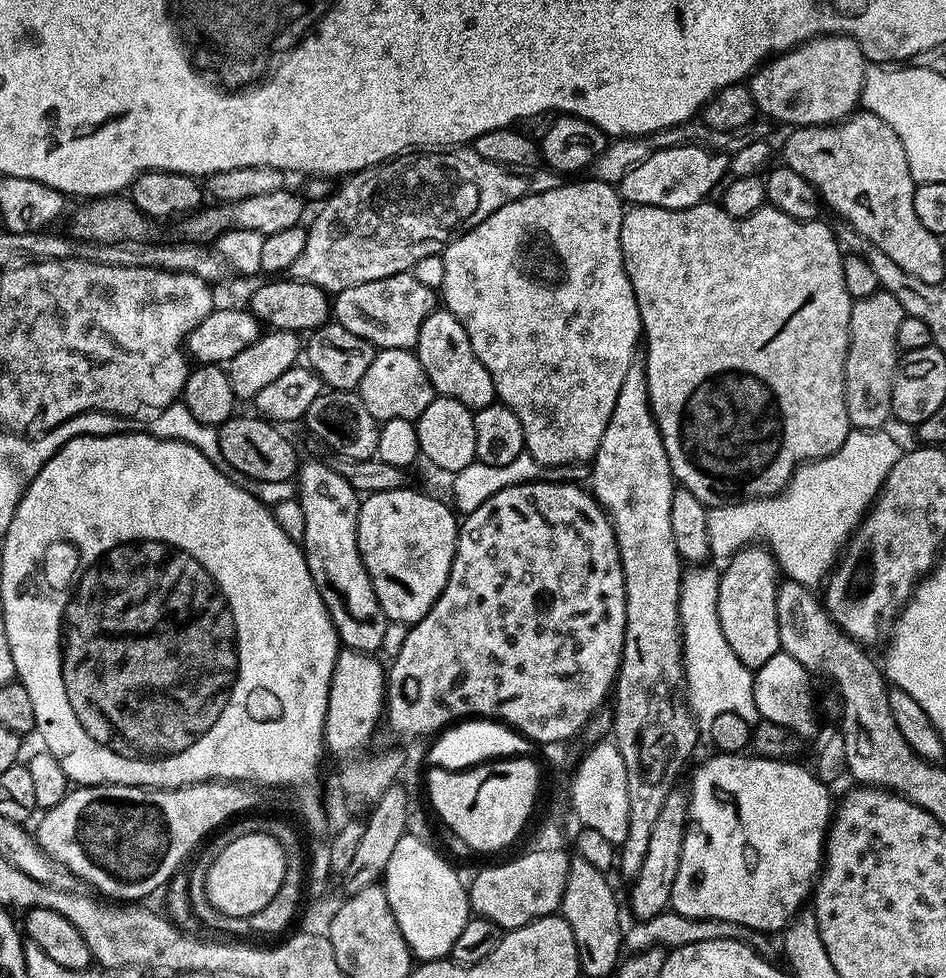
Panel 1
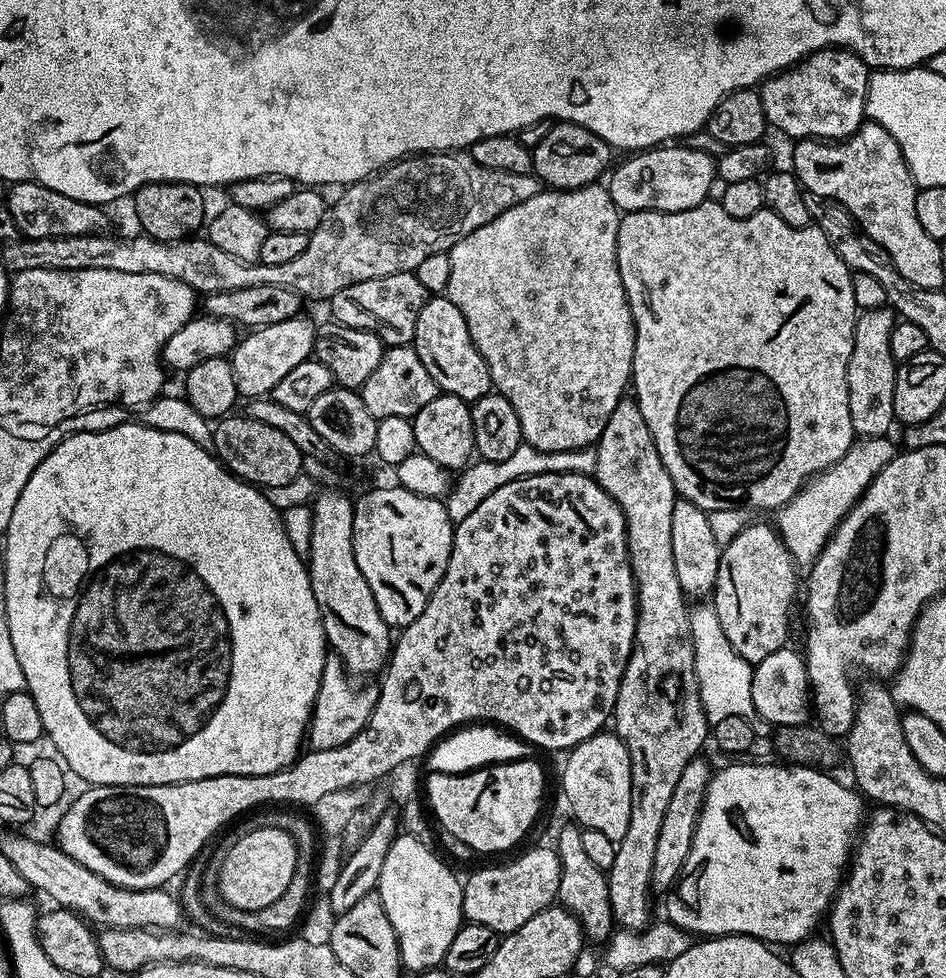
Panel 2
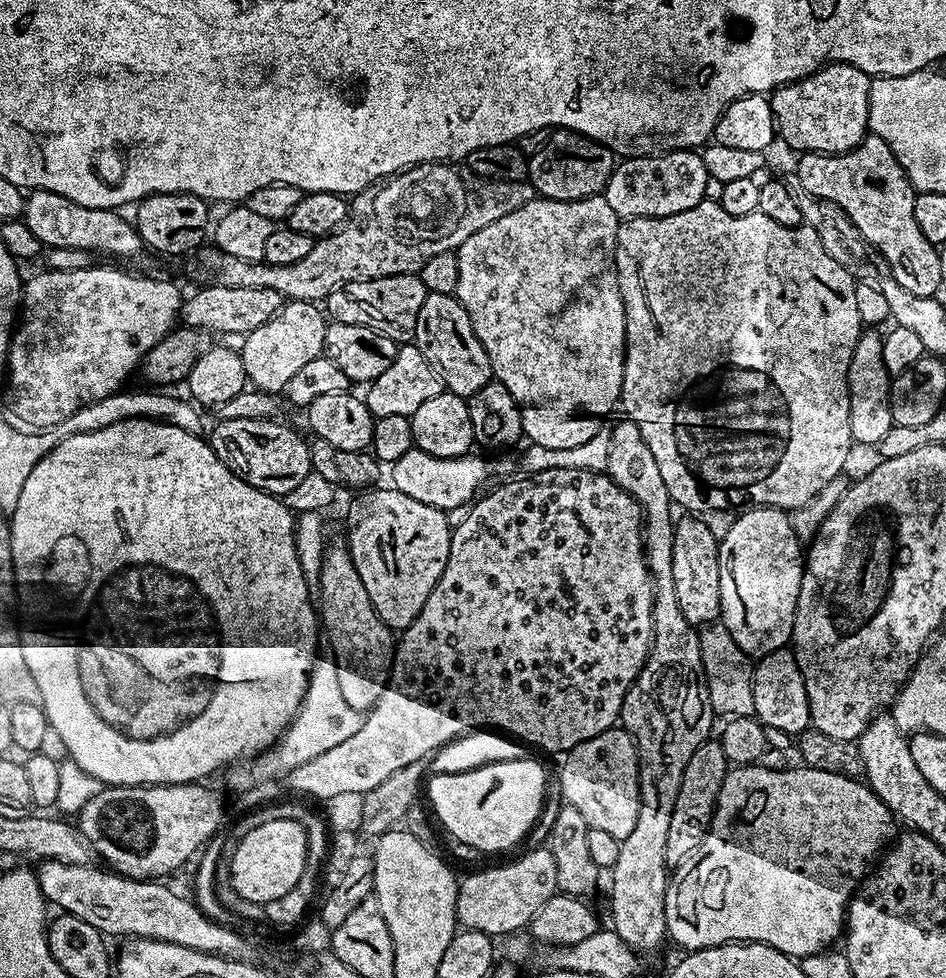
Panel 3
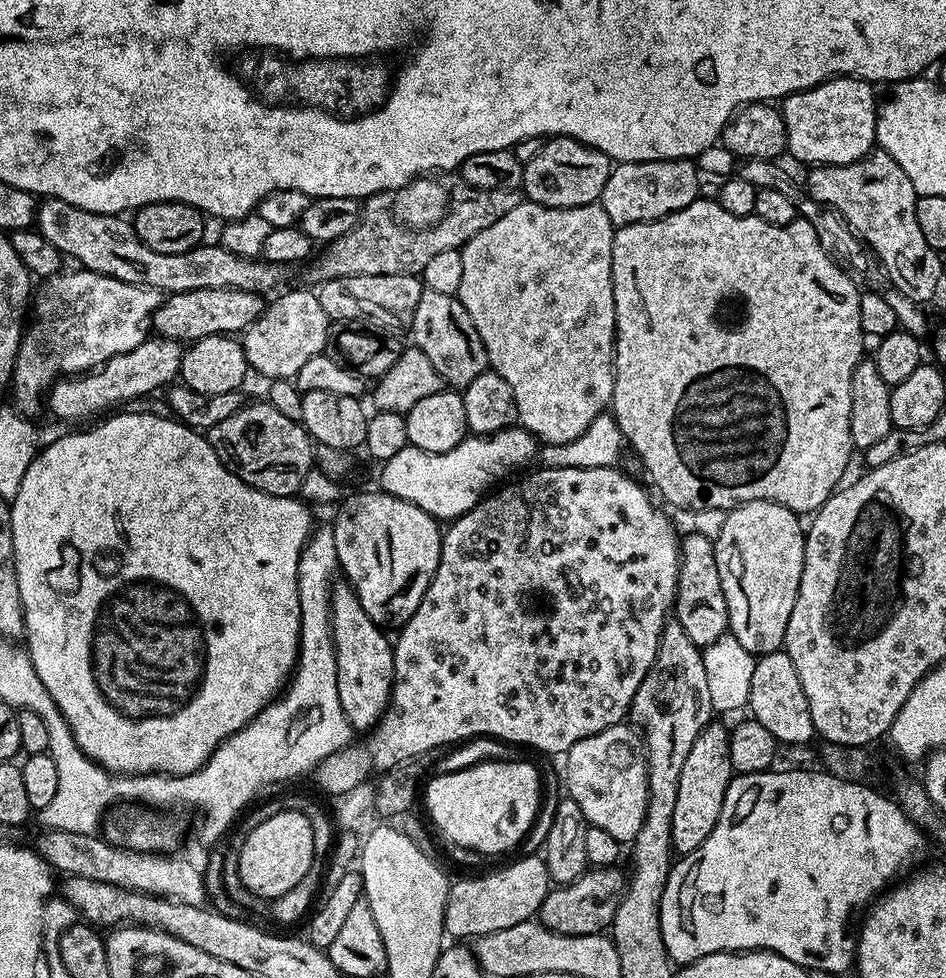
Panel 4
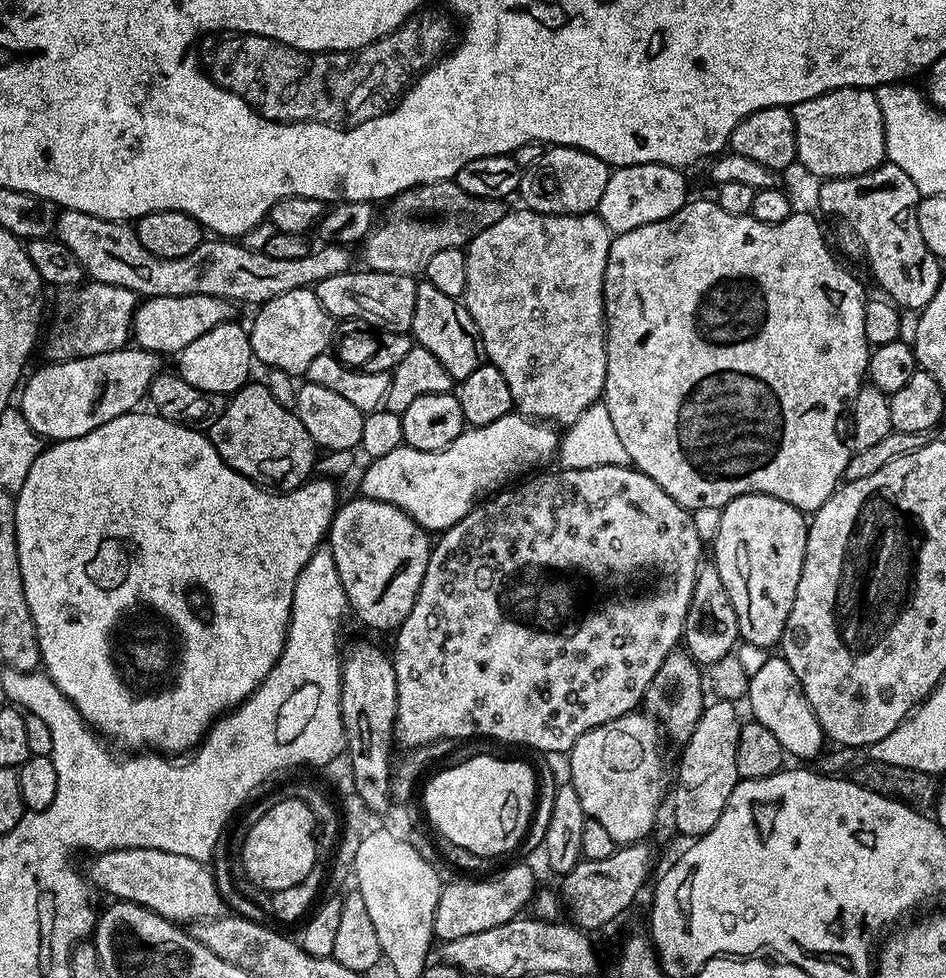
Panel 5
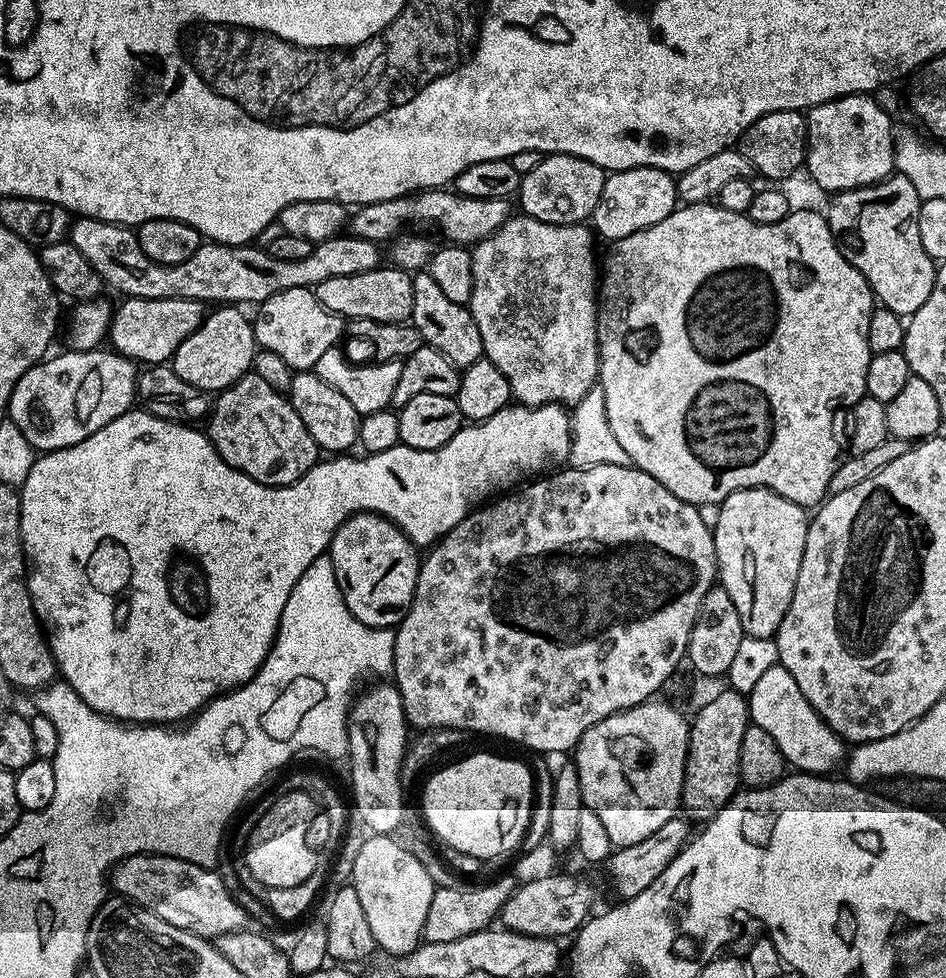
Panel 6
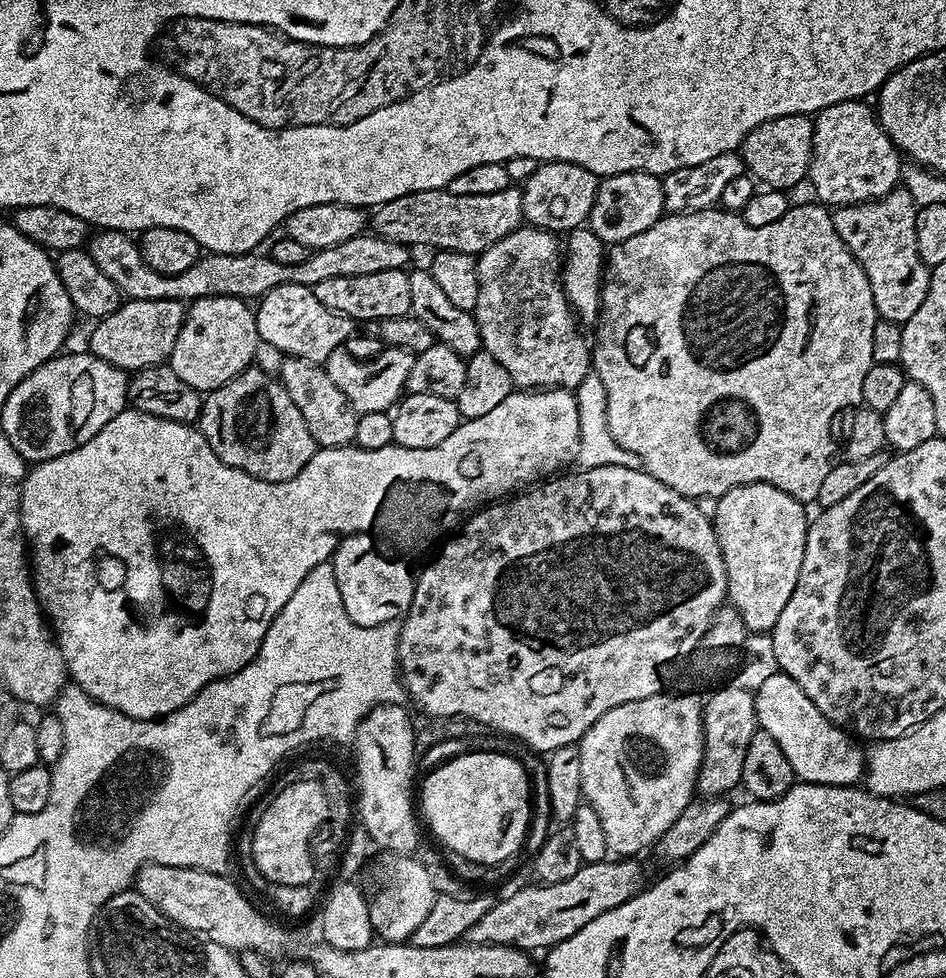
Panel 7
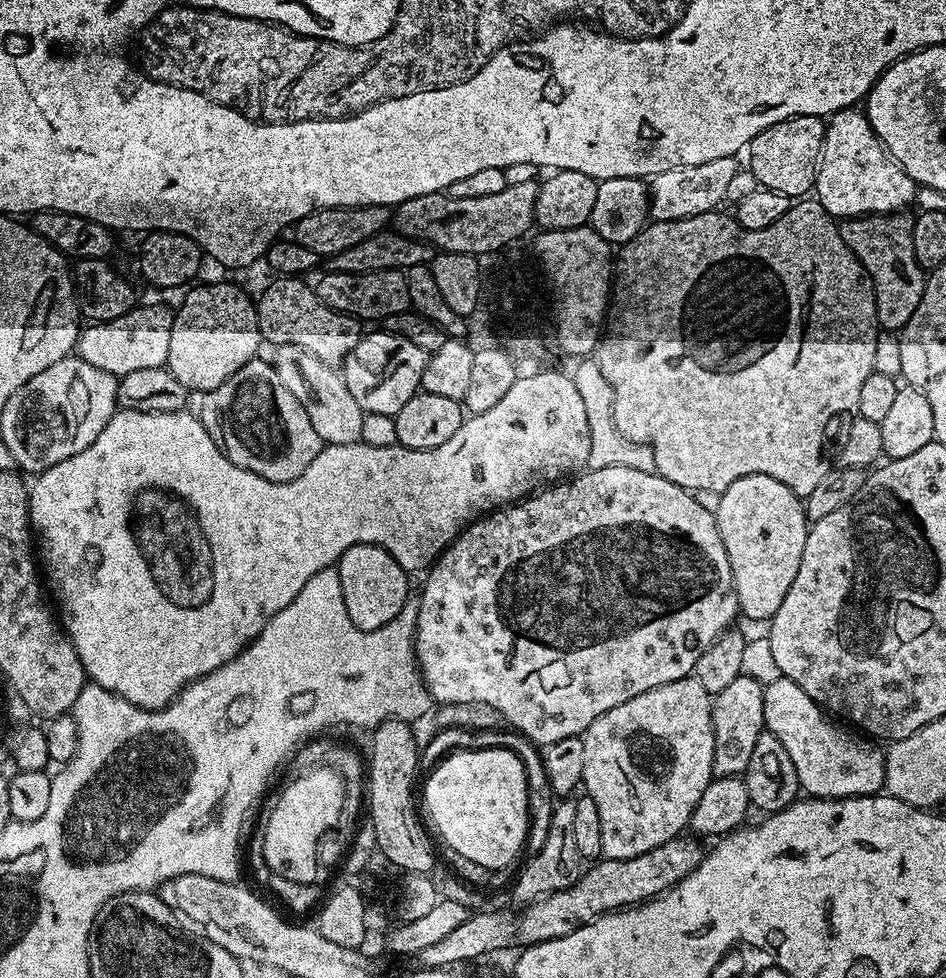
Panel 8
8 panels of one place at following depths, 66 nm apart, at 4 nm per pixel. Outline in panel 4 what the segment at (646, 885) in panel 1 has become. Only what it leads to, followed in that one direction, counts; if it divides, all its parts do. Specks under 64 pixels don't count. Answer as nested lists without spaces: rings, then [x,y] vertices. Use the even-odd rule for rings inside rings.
[[[710,722],[700,731],[686,762],[682,762],[682,774],[678,778],[678,798],[674,798],[672,819],[672,847],[677,853],[687,854],[698,850],[710,838],[714,826],[719,822],[726,798],[728,783],[734,775],[730,762],[729,729]]]

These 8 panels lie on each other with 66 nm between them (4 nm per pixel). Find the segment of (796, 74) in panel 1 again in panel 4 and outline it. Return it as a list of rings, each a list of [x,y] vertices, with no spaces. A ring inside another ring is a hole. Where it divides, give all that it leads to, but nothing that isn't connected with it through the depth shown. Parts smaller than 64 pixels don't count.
[[[835,76],[832,80],[822,82],[813,88],[785,96],[779,105],[780,113],[786,122],[787,155],[801,160],[807,166],[842,166],[853,164],[867,156],[877,147],[876,110],[878,96],[875,96],[873,85],[857,76]]]

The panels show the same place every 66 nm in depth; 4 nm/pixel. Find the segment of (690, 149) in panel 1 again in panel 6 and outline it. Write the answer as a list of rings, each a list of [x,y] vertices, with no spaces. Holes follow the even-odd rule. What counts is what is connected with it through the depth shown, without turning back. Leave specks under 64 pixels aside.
[[[631,168],[621,172],[608,172],[602,186],[602,198],[594,210],[590,224],[601,241],[615,242],[662,222],[678,207],[676,176],[661,168]]]

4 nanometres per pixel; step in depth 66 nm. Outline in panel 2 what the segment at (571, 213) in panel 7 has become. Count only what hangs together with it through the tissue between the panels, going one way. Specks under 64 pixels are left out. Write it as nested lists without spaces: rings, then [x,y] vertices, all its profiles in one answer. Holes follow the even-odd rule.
[[[556,122],[550,134],[546,134],[546,138],[542,138],[542,142],[532,149],[532,172],[549,189],[569,192],[597,183],[613,167],[612,156],[614,149],[605,140],[598,138],[598,134],[577,124]]]

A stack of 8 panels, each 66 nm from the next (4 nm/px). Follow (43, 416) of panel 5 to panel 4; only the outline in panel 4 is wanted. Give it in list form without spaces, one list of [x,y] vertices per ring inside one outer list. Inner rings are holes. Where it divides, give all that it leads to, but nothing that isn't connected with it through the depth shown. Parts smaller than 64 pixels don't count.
[[[163,338],[143,340],[141,344],[134,346],[134,350],[110,358],[101,368],[57,380],[47,393],[46,408],[49,408],[56,415],[53,417],[60,422],[84,420],[87,416],[99,417],[112,410],[107,408],[112,408],[115,404],[124,404],[127,400],[148,396],[159,388],[167,389],[179,377],[181,357],[182,348],[177,341]]]

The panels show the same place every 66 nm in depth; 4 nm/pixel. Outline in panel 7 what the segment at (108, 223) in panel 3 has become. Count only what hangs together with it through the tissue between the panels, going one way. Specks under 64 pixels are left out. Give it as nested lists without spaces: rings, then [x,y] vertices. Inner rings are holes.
[[[100,230],[87,241],[86,250],[94,262],[98,262],[98,270],[102,270],[118,286],[121,293],[129,300],[178,300],[191,302],[203,296],[238,296],[241,300],[251,301],[253,298],[265,296],[274,286],[279,284],[301,284],[313,288],[325,278],[351,278],[362,274],[379,274],[382,270],[407,269],[409,245],[390,242],[386,238],[375,234],[361,234],[346,242],[338,242],[338,246],[326,246],[309,251],[306,262],[298,262],[298,266],[285,266],[274,262],[270,254],[257,254],[256,252],[243,252],[242,254],[204,254],[196,261],[190,270],[182,270],[182,274],[167,276],[158,274],[158,270],[150,270],[146,266],[144,256],[140,253],[140,245],[129,233]]]

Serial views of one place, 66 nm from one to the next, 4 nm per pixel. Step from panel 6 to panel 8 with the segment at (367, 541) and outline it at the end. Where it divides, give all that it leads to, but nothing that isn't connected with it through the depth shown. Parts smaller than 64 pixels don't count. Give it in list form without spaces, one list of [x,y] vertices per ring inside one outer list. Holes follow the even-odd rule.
[[[355,544],[342,554],[338,565],[342,594],[350,622],[362,630],[378,630],[386,626],[399,612],[405,611],[408,600],[409,573],[379,544]]]

